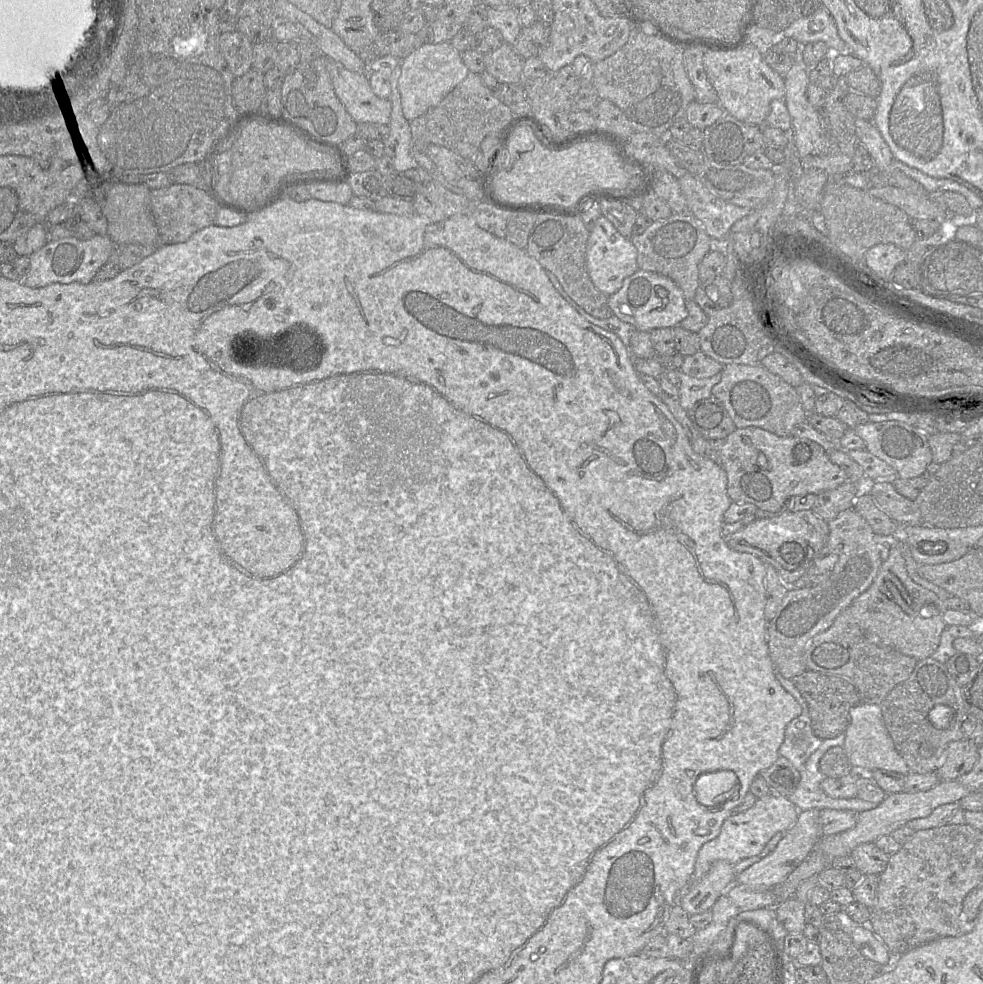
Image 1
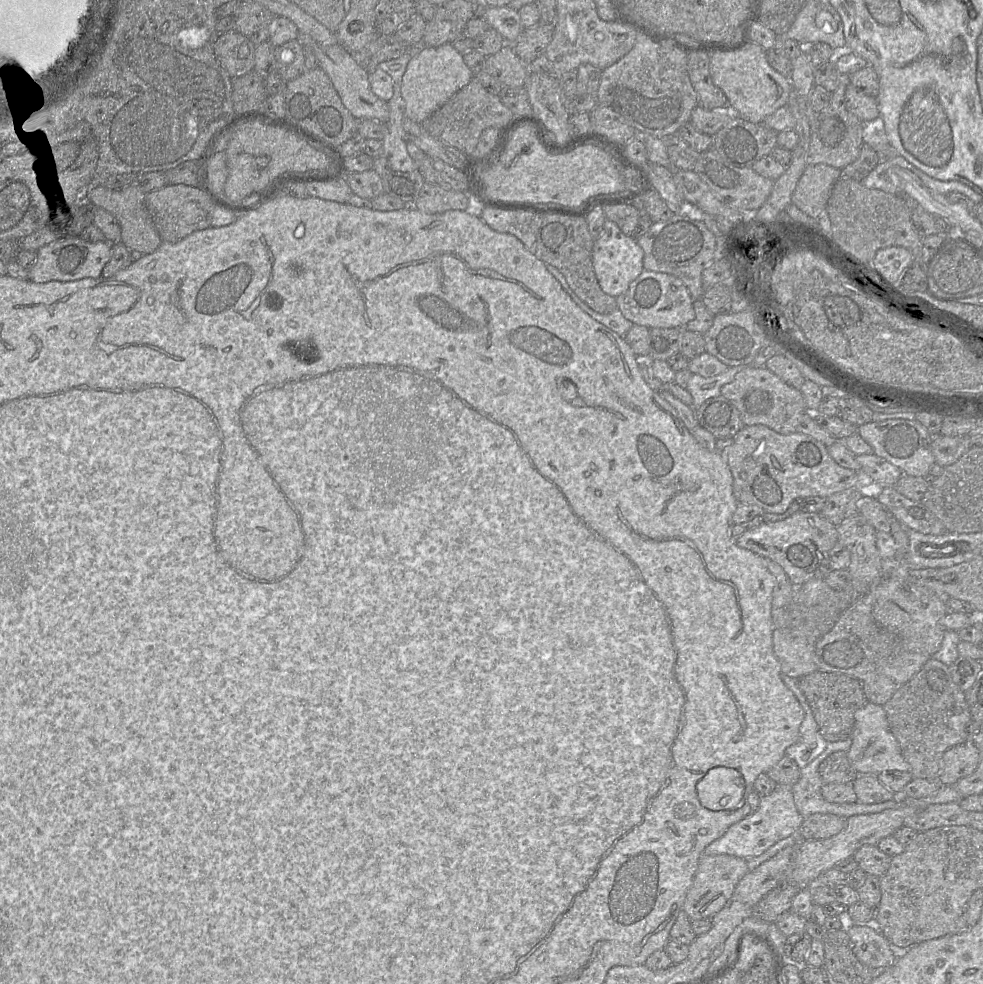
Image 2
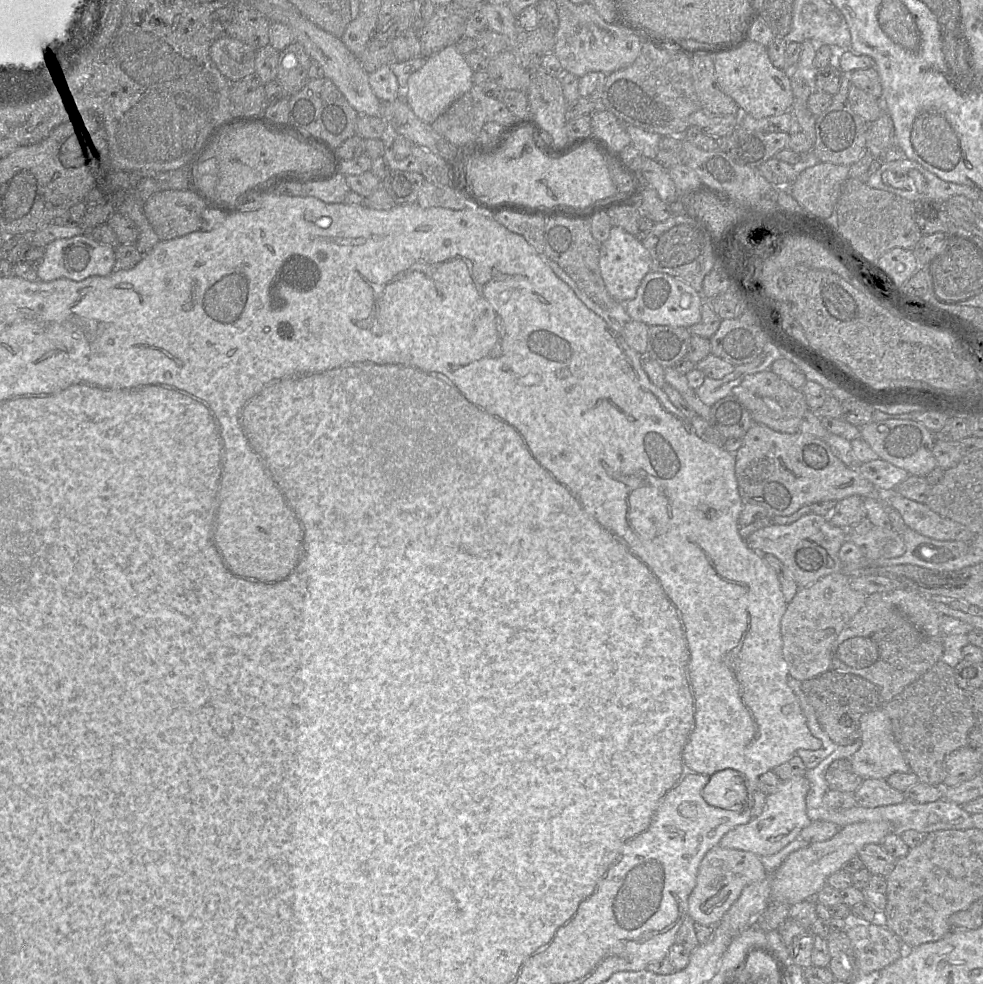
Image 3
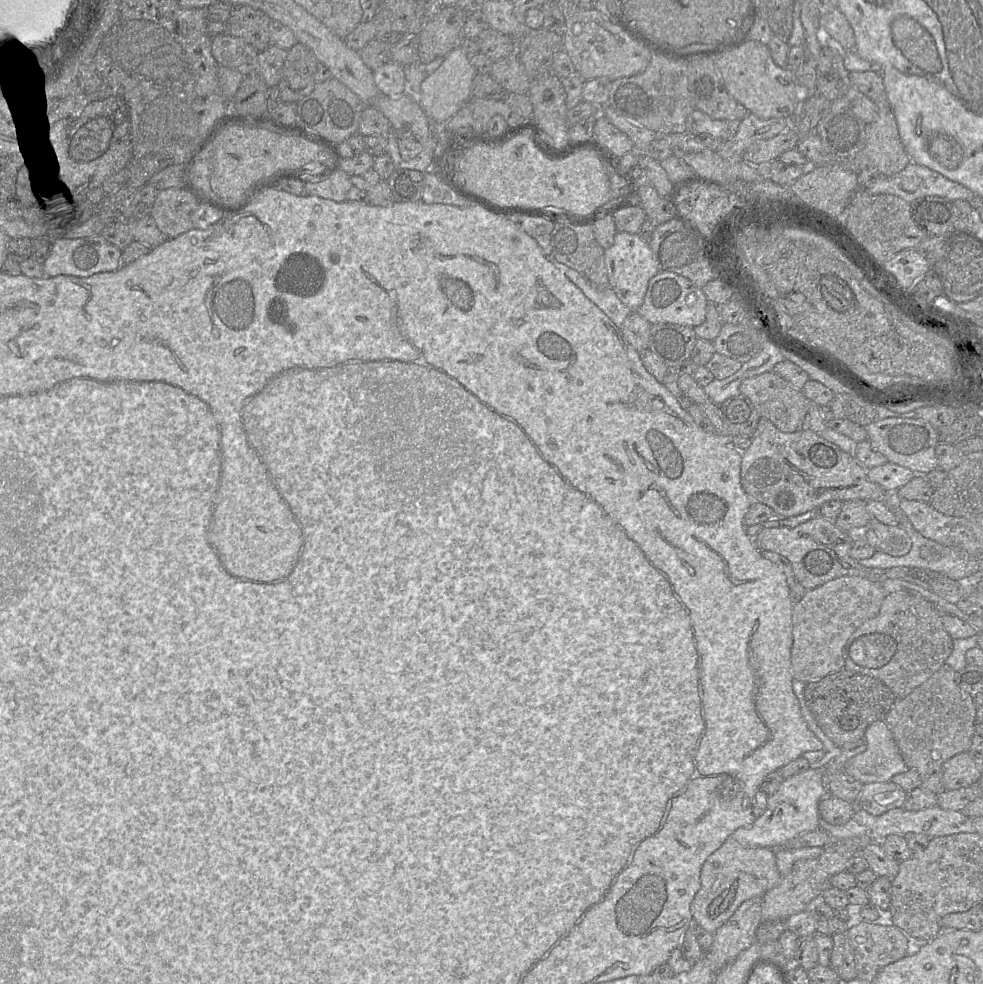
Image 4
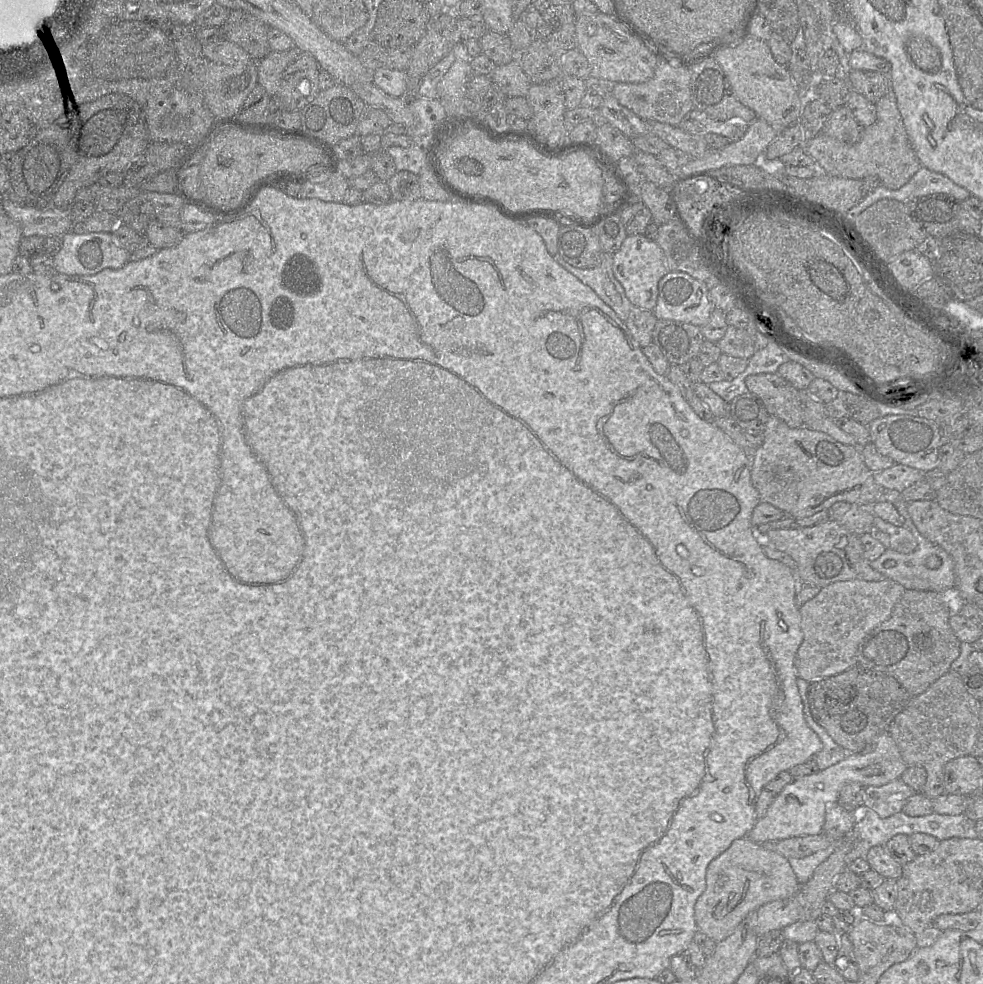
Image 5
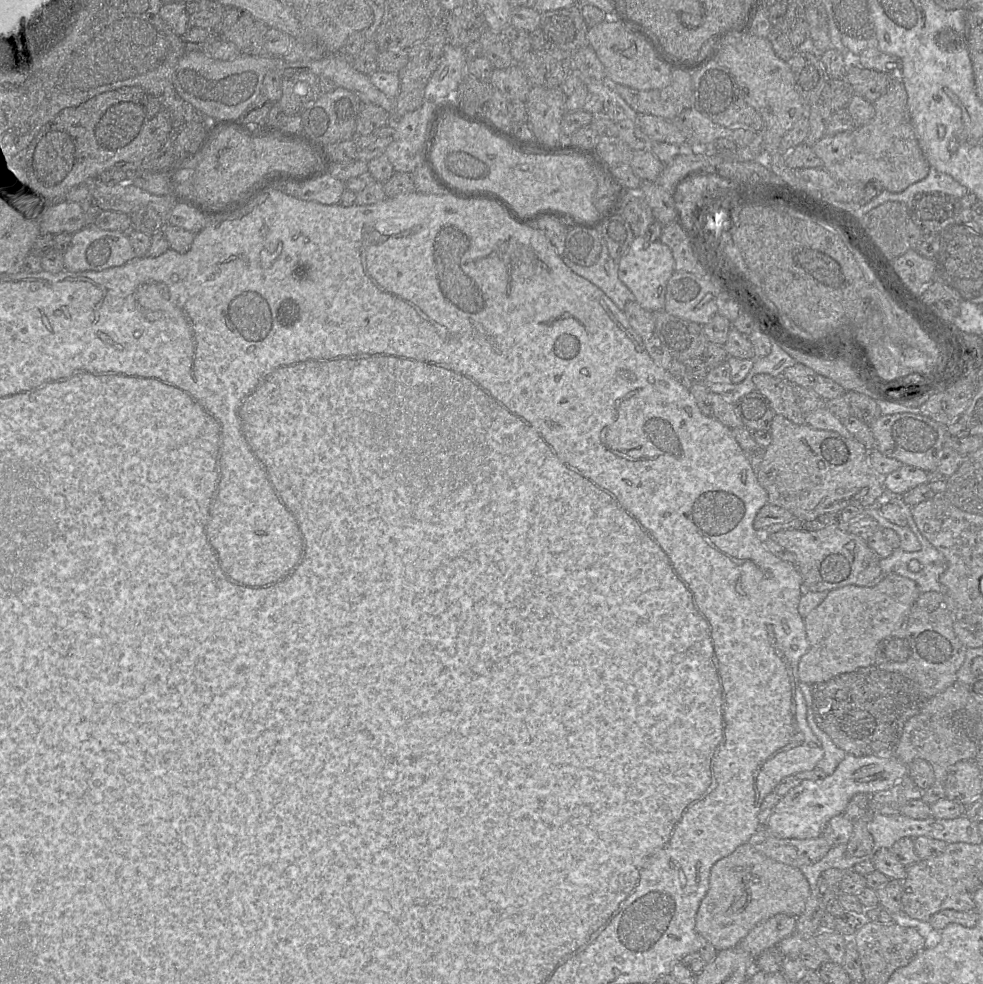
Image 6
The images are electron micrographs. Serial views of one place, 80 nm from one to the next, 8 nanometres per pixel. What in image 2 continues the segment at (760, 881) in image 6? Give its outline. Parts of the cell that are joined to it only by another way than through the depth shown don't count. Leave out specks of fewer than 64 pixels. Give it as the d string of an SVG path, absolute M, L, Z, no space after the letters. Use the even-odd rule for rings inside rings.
M727 854L702 855L692 885L686 894L683 911L691 920L712 918L732 899L737 884L749 871L744 858Z

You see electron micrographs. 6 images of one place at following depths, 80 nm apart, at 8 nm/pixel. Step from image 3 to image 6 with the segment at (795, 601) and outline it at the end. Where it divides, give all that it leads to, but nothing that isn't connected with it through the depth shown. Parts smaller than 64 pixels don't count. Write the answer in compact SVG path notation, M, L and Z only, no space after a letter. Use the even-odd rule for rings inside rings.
M896 574L883 576L874 586L847 585L831 590L825 600L804 618L809 648L797 667L799 681L809 685L825 682L838 675L873 666L878 643L902 625L920 593L914 581Z

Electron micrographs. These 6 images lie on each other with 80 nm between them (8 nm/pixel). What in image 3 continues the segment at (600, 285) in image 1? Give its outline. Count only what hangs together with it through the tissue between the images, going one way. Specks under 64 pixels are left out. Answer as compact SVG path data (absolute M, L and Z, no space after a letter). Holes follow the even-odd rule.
M612 226L609 238L600 245L599 267L609 294L617 302L626 303L636 296L642 279L651 271L651 258L649 251L636 235L620 227Z

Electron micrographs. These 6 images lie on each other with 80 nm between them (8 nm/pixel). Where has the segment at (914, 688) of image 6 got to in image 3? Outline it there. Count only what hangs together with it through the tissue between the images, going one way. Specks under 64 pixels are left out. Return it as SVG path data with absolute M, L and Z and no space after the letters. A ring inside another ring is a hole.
M829 670L801 682L801 688L815 711L819 725L837 746L851 745L860 739L862 715L884 707L879 688L854 674Z

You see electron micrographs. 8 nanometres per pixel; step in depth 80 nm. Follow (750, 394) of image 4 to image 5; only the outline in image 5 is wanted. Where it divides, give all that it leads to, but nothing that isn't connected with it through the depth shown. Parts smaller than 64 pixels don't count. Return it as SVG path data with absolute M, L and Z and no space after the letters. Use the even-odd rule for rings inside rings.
M777 373L749 375L745 385L761 399L769 415L778 417L791 428L803 426L799 390Z

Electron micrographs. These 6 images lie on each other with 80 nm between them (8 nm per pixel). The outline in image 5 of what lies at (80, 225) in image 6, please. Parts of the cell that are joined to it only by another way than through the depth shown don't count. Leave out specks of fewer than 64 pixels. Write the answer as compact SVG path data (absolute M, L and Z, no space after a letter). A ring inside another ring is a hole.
M2 197L2 206L6 214L20 226L23 237L63 236L73 227L70 210L57 208L40 210L15 204L6 197Z

